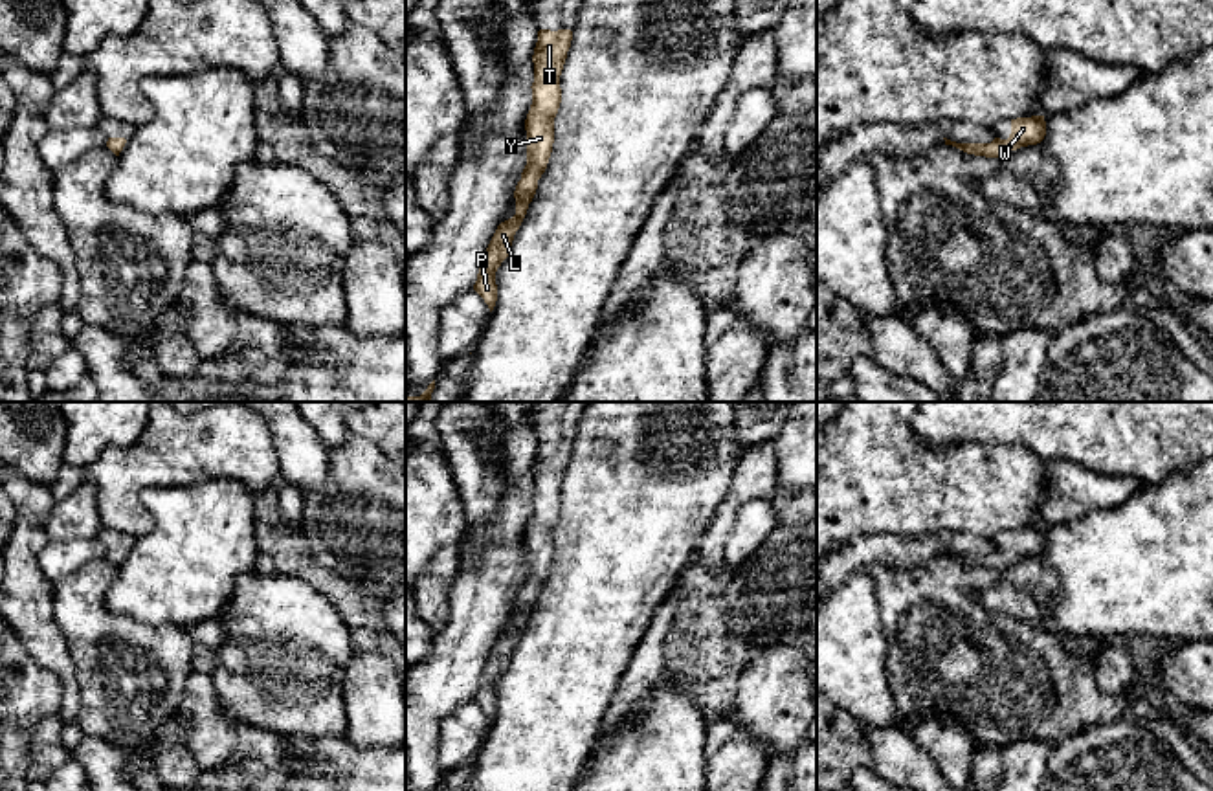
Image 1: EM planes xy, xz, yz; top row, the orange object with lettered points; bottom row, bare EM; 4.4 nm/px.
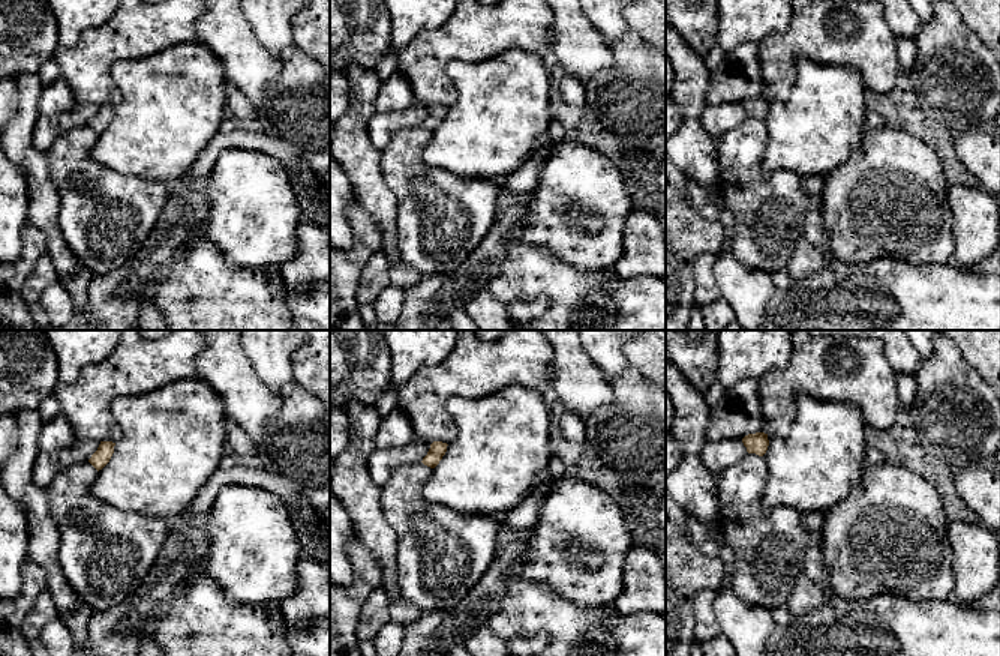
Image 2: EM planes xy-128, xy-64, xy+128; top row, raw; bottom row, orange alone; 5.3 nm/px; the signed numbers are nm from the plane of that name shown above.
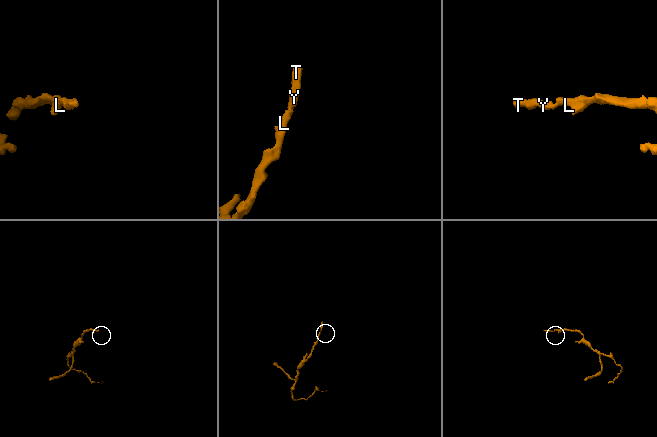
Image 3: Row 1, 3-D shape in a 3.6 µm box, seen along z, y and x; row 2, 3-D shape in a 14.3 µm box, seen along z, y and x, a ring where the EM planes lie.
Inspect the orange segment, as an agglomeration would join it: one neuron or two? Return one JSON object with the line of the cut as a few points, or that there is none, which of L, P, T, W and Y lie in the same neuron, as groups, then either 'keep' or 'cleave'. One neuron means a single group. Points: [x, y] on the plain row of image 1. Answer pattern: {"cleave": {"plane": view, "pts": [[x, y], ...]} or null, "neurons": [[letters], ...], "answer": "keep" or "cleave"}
{"cleave": null, "neurons": [["L", "P", "T", "W", "Y"]], "answer": "keep"}

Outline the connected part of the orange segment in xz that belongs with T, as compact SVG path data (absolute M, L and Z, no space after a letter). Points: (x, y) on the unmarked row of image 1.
M571 440L538 442L538 453L532 466L532 516L525 530L527 576L514 602L516 626L497 637L473 696L473 701L484 710L490 723L497 712L495 683L510 664L514 646L527 626L529 615L538 600L538 591L545 584L552 563L554 529L562 514L560 486L571 451Z

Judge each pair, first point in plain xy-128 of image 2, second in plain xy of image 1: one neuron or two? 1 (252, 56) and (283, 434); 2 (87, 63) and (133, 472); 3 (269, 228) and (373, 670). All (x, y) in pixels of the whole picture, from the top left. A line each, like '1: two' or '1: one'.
1: one
2: one
3: two

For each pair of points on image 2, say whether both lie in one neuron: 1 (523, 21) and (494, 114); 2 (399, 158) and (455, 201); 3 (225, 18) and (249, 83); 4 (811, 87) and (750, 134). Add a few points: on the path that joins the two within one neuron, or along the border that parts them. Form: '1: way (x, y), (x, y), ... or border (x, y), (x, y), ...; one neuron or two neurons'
1: border (543, 56), (508, 48), (480, 59); two neurons
2: way (413, 171), (441, 200); one neuron
3: way (228, 35), (249, 66); one neuron
4: border (763, 120), (768, 129), (768, 143), (759, 158); two neurons

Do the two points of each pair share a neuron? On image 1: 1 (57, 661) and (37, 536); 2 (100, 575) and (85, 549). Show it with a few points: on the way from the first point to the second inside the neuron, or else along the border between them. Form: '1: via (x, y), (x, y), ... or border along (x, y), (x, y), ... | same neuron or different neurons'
1: via (37, 630), (28, 610), (28, 568) | same neuron
2: border along (105, 557), (87, 562), (55, 584) | different neurons

